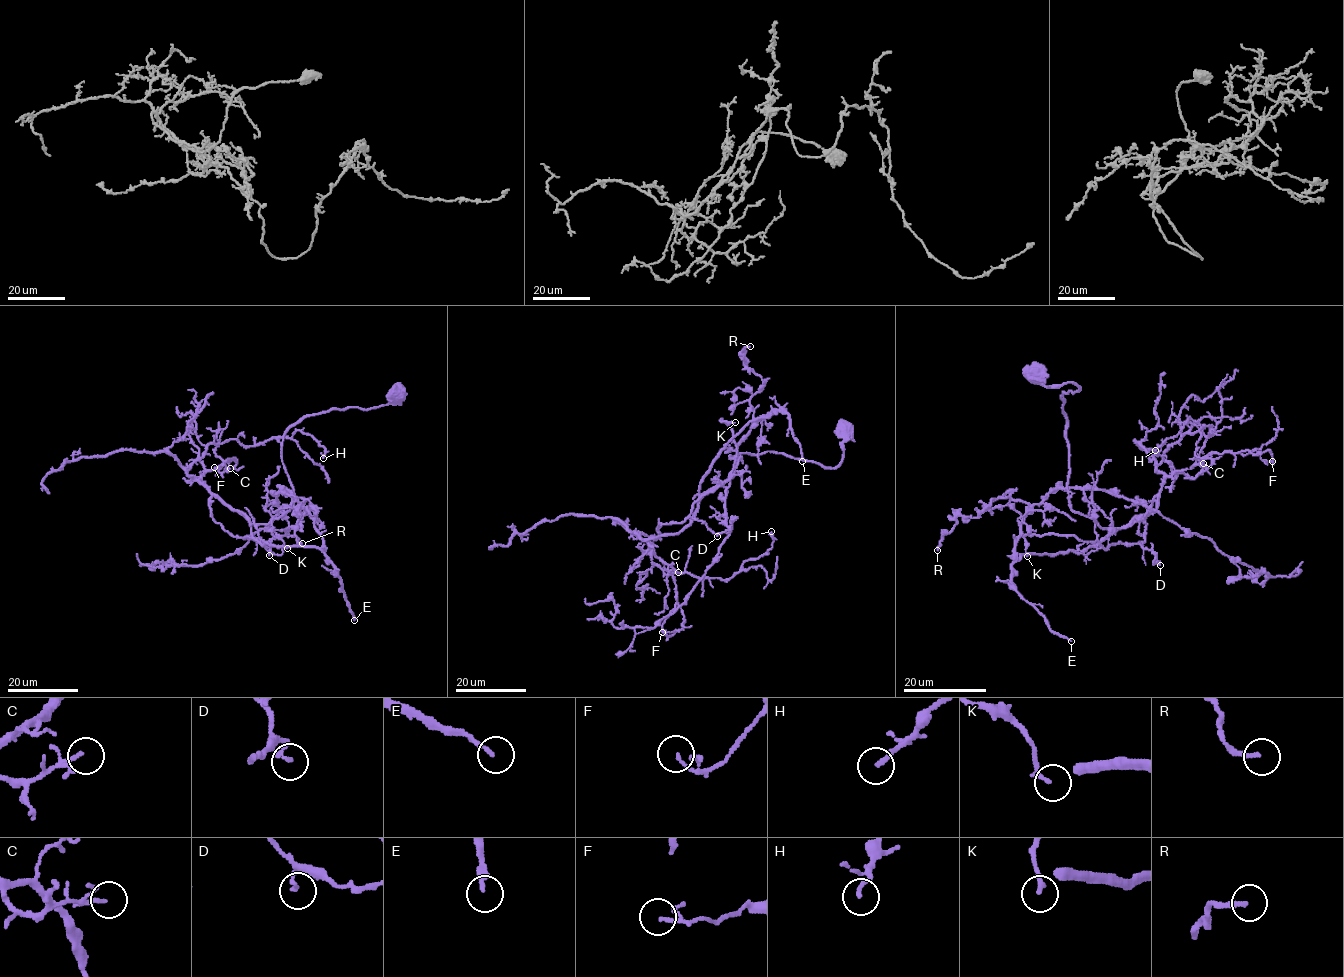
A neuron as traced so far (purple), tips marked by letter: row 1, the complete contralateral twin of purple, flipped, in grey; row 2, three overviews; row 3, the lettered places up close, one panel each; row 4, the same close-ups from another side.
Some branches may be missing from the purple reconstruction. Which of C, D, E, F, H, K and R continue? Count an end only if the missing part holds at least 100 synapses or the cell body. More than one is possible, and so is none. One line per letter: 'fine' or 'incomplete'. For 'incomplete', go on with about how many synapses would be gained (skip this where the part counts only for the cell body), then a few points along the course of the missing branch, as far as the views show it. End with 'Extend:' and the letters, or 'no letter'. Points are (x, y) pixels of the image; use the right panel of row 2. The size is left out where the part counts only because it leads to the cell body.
C: fine
D: fine
E: incomplete; 300 synapses; course (1071, 641), (1095, 660), (1024, 595), (1016, 549), (1034, 528), (1080, 514), (1154, 515), (1264, 556), (1230, 536)
F: fine
H: fine
K: fine
R: fine
Extend: E

